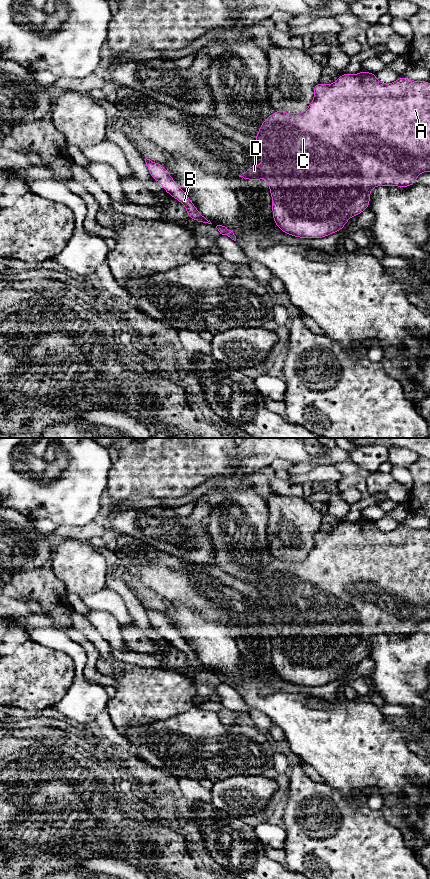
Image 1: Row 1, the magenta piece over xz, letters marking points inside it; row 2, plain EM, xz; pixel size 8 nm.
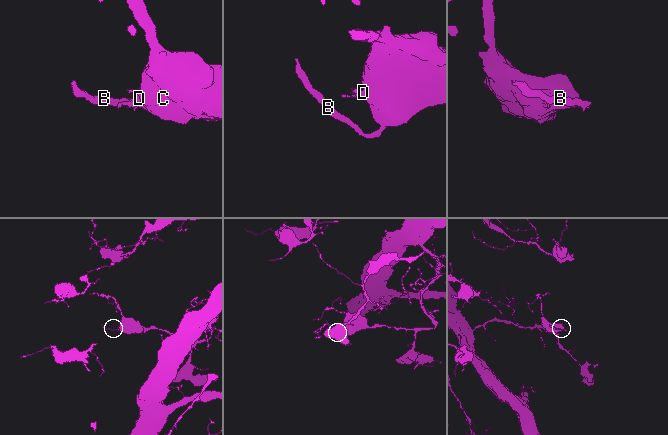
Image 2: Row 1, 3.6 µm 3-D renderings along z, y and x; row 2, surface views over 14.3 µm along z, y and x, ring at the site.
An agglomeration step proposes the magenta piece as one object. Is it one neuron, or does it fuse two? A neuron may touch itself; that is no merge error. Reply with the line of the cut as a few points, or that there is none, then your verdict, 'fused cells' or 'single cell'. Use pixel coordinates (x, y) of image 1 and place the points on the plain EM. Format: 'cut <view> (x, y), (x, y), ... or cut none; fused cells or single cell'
cut xz (259, 599), (263, 613), (268, 620), (265, 625); fused cells

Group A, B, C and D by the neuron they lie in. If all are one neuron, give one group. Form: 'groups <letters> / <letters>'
groups A B C / D

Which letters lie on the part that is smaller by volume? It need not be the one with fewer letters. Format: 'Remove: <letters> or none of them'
Remove: D

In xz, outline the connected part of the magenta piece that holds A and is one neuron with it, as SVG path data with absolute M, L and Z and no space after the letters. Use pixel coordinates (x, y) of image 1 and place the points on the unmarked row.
M361 519L357 522L342 521L331 533L317 531L313 535L314 547L303 561L275 559L268 564L254 585L264 614L269 622L265 625L272 645L273 669L284 681L298 686L324 686L340 679L352 664L358 664L369 656L370 641L373 635L410 635L422 620L430 620L430 530L413 529L400 524L395 530L384 532L377 528L373 520Z

